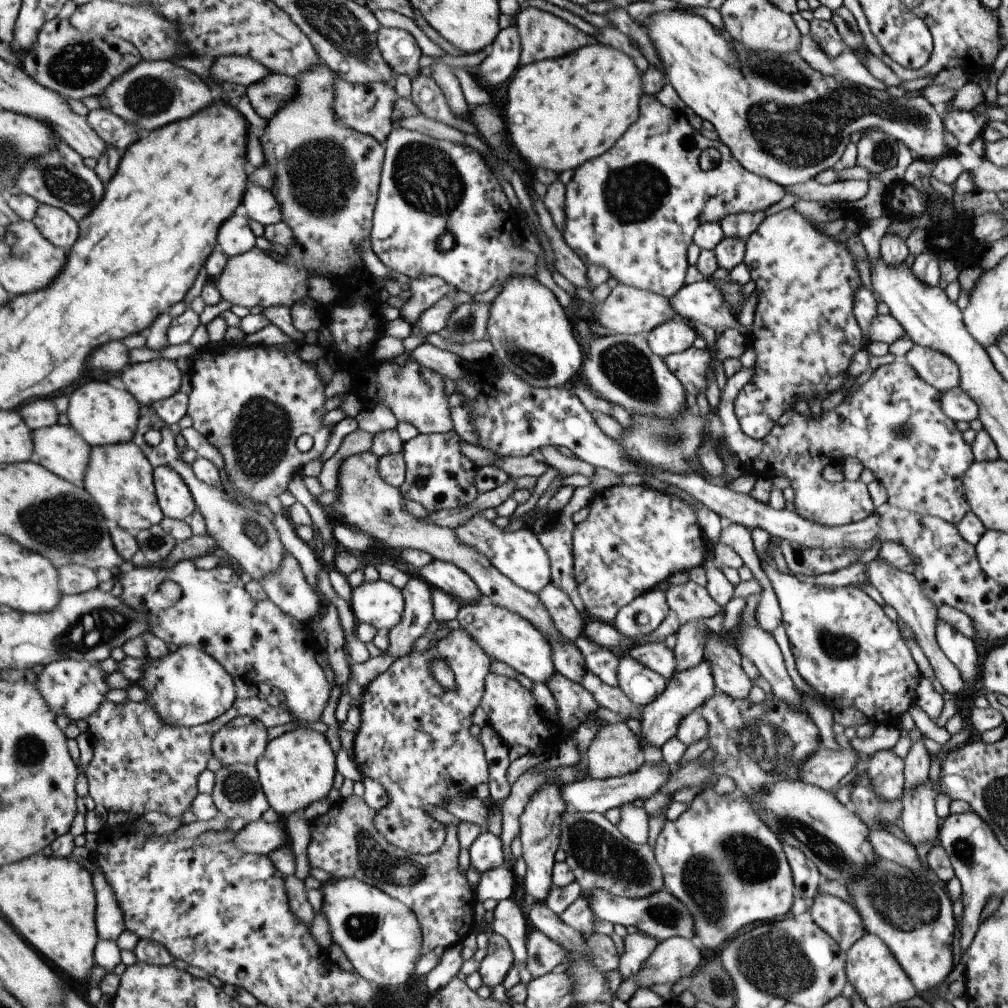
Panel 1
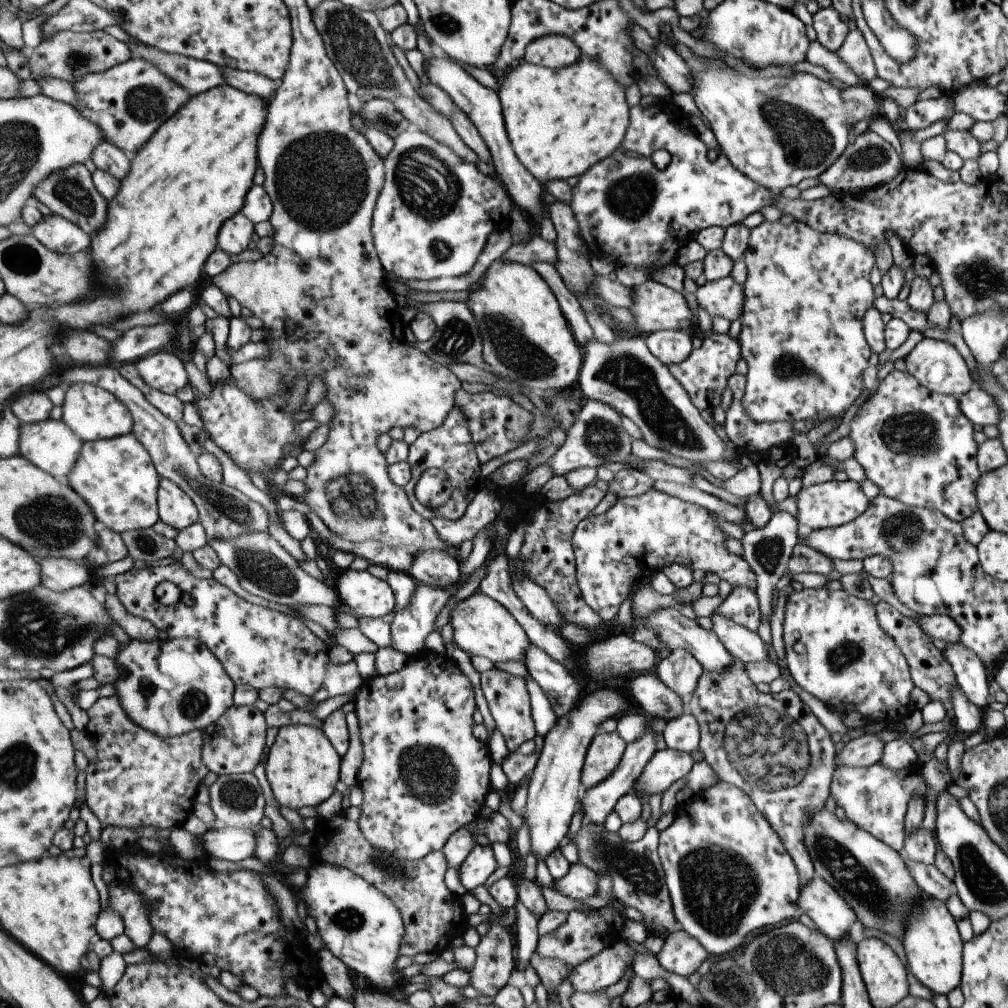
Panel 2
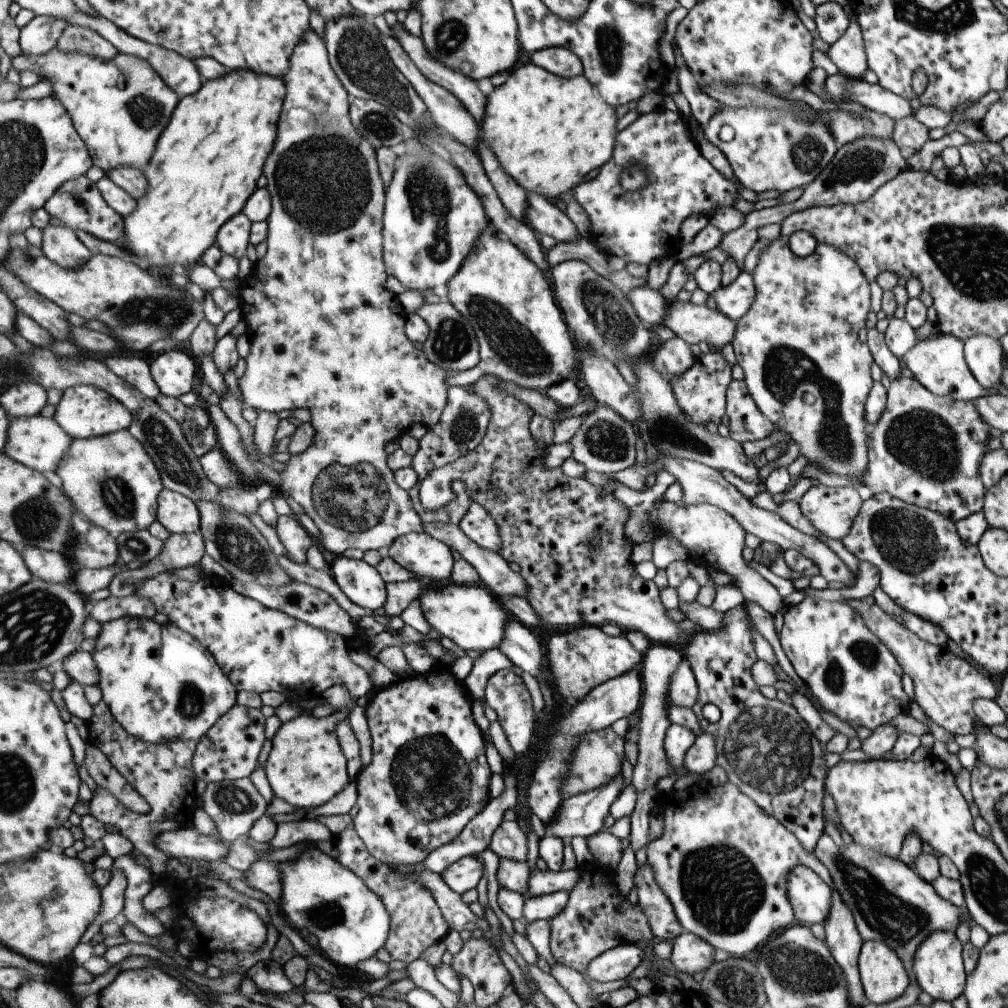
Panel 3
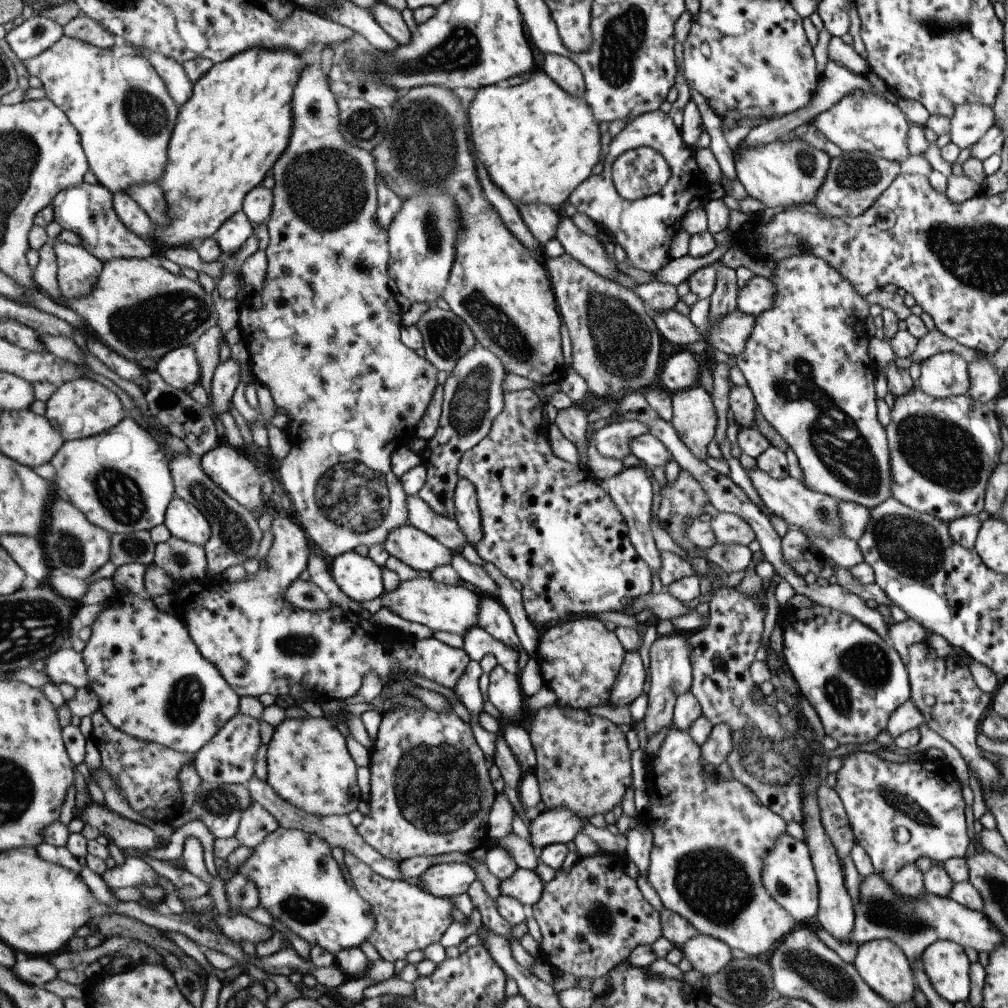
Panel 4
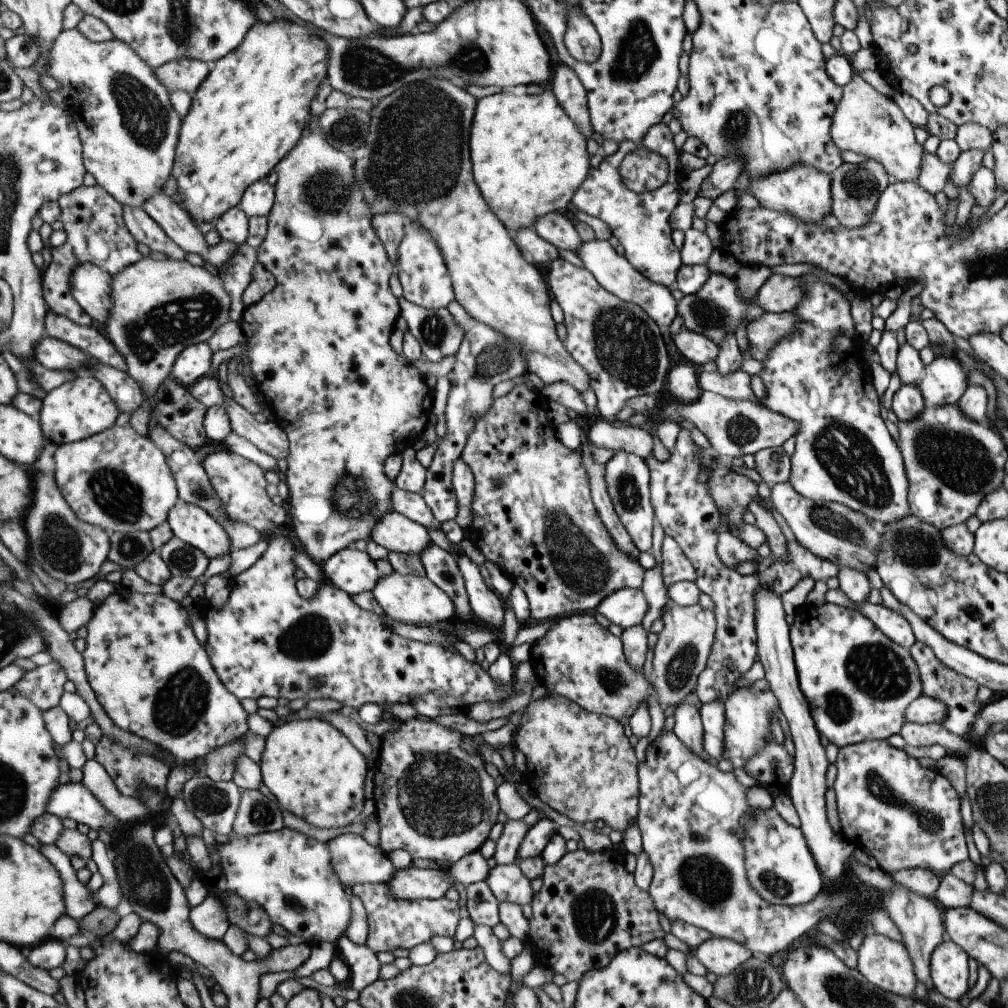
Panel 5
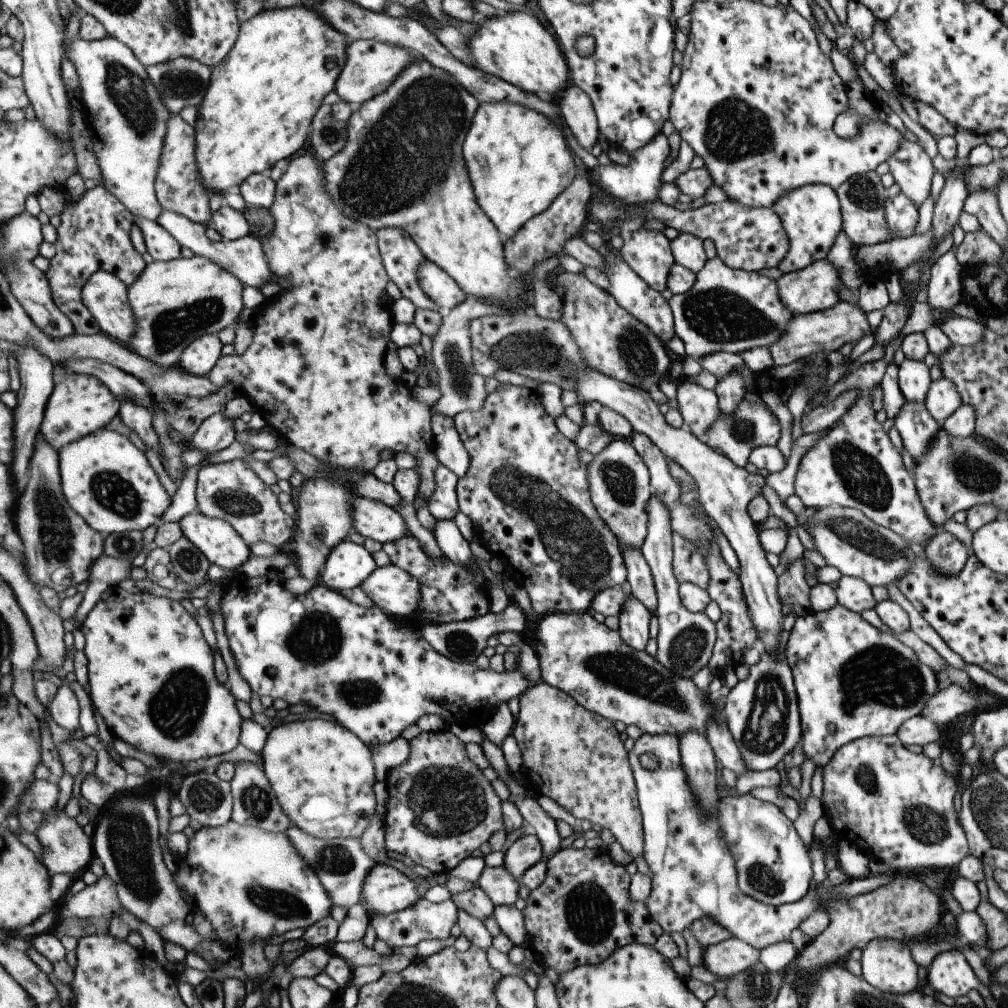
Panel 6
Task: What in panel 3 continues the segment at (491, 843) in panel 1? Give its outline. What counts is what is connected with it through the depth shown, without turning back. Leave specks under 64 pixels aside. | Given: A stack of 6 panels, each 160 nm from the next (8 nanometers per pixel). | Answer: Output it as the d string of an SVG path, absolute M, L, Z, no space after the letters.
M463 857L454 862L441 876L457 894L464 895L479 886L485 876L483 863L475 857Z

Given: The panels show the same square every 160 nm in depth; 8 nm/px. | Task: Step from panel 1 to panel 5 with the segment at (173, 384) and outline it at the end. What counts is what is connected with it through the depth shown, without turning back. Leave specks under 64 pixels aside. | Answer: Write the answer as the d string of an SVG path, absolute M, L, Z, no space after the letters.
M208 341L186 348L175 361L173 378L190 387L211 371L214 350Z

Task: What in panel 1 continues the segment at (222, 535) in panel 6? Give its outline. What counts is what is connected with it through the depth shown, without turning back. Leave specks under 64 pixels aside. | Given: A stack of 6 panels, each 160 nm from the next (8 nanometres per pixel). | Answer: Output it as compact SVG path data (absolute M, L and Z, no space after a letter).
M171 466L154 468L154 483L166 517L185 521L198 509L189 486Z

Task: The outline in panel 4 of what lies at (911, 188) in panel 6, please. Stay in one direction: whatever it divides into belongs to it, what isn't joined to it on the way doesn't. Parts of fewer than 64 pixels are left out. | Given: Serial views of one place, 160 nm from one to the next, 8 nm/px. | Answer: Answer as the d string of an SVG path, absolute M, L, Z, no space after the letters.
M851 91L814 116L811 124L843 153L864 152L896 163L911 155L906 141L910 123L896 104L877 93Z

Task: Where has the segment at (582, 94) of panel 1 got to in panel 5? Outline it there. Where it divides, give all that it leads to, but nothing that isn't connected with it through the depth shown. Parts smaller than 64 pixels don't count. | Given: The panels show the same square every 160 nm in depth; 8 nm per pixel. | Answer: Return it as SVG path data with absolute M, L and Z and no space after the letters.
M497 90L494 95L478 100L472 123L471 162L473 176L487 206L498 214L513 238L522 228L533 228L542 216L565 211L575 193L586 180L589 156L585 152L585 137L578 124L558 101L552 90L541 94L517 96Z

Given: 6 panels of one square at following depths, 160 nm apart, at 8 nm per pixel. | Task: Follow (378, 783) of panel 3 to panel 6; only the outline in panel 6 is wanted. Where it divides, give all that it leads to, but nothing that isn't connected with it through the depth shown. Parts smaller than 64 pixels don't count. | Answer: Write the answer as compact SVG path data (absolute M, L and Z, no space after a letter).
M451 729L436 733L421 732L410 740L410 759L391 770L385 782L390 794L385 820L386 847L391 852L409 856L415 864L429 869L433 874L450 872L461 862L481 848L497 830L506 831L506 821L502 809L503 801L493 790L491 782L467 756L463 740L455 736Z

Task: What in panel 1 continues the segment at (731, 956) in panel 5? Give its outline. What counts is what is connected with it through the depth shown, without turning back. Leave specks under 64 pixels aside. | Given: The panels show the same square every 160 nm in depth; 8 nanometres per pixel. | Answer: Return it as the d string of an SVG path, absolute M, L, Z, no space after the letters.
M674 936L666 938L655 945L654 951L644 960L638 973L628 980L621 980L615 996L623 1002L633 996L634 992L643 987L649 989L652 984L673 984L678 978L692 975L693 972L703 963L699 947L695 941Z

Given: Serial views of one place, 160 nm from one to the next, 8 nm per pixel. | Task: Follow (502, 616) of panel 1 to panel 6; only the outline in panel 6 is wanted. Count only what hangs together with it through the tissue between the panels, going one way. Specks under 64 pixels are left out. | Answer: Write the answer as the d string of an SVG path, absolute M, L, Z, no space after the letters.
M396 564L377 567L361 586L389 616L404 622L415 622L415 610L421 600L419 580Z

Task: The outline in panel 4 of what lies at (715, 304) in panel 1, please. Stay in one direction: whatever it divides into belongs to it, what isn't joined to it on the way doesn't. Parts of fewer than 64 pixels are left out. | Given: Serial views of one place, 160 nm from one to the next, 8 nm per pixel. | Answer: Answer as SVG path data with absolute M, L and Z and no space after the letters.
M755 275L743 289L738 290L736 308L748 315L758 315L772 305L773 299L772 280Z

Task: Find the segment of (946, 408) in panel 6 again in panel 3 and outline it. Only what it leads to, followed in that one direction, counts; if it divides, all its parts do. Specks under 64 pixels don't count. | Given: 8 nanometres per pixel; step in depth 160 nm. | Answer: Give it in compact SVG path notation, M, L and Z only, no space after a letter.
M939 335L934 339L916 341L916 343L899 358L901 365L911 371L912 377L934 395L951 397L953 400L972 401L973 399L999 394L996 387L986 390L979 386L967 368L962 342L951 335Z

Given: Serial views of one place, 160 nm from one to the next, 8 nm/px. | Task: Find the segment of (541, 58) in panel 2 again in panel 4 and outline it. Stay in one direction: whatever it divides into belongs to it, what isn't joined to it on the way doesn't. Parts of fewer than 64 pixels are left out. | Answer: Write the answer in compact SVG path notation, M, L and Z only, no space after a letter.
M546 53L543 70L561 85L565 92L571 93L574 97L584 97L584 72L571 57Z

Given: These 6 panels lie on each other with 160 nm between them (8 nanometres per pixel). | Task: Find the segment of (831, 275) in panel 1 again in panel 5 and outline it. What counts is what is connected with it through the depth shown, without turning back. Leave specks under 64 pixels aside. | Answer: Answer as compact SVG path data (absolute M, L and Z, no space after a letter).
M799 276L799 280L802 282L804 295L802 301L796 306L796 309L792 311L798 318L798 326L788 337L784 337L783 340L780 340L767 353L767 358L761 362L763 369L758 375L765 386L766 392L766 398L765 400L762 400L761 403L763 403L770 411L779 413L780 415L791 419L793 422L796 422L796 433L794 434L795 445L794 451L790 456L790 473L786 482L789 483L790 487L804 499L823 501L824 503L834 502L842 504L843 506L849 507L852 511L864 514L870 522L877 526L894 523L895 521L902 519L905 515L911 515L907 502L908 480L897 442L892 439L892 436L886 429L884 420L882 420L879 415L880 400L871 386L869 366L866 366L865 360L863 360L863 344L867 343L867 338L865 338L865 336L864 338L861 338L862 336L857 336L857 334L855 334L853 320L849 313L850 302L845 299L843 294L831 286L828 286L828 284L824 284L815 276Z

